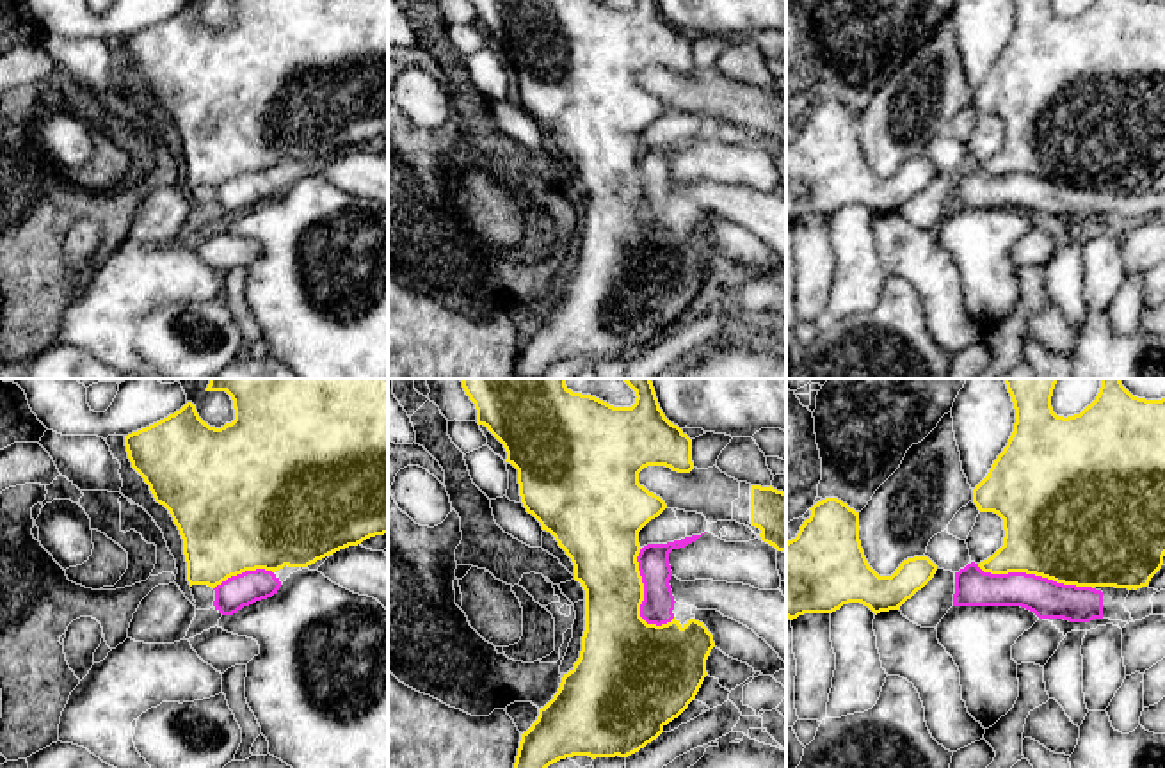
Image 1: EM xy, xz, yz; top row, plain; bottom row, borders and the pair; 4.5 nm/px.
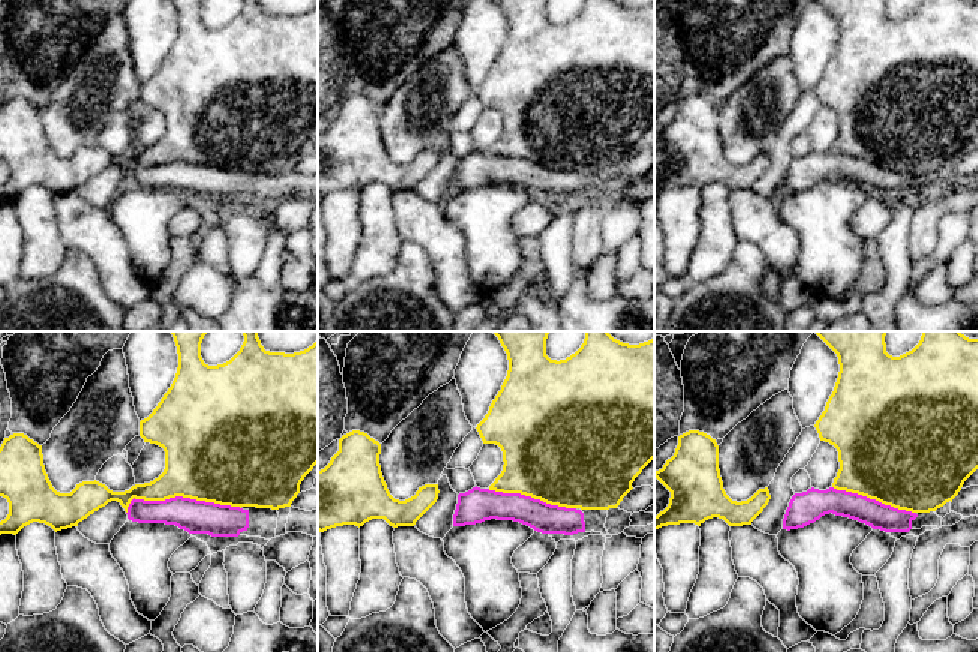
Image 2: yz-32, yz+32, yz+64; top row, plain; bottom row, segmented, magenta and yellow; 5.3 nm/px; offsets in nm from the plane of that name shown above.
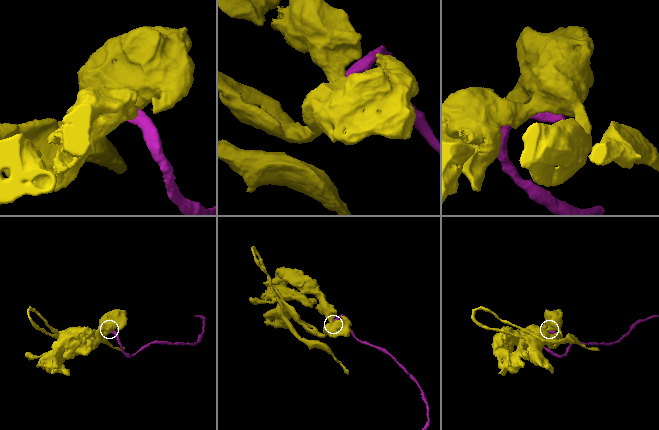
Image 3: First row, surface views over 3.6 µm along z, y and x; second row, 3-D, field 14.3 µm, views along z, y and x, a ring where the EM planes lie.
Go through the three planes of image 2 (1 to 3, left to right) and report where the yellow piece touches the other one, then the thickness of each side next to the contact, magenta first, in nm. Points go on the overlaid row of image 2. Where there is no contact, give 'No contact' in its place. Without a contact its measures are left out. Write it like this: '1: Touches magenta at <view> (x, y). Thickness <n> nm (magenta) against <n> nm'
1: Touches magenta at yz-32 (179, 496). Thickness 180 nm (magenta) against 440 nm
2: Touches magenta at yz+32 (530, 496). Thickness 170 nm (magenta) against 500 nm
3: Touches magenta at yz+64 (875, 499). Thickness 140 nm (magenta) against 500 nm

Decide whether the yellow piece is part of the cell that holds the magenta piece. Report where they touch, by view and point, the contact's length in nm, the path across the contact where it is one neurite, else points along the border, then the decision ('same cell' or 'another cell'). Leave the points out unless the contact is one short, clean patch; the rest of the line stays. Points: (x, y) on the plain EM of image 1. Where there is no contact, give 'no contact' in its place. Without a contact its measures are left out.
contact yz (1034, 176); length 550 nm; same cell

